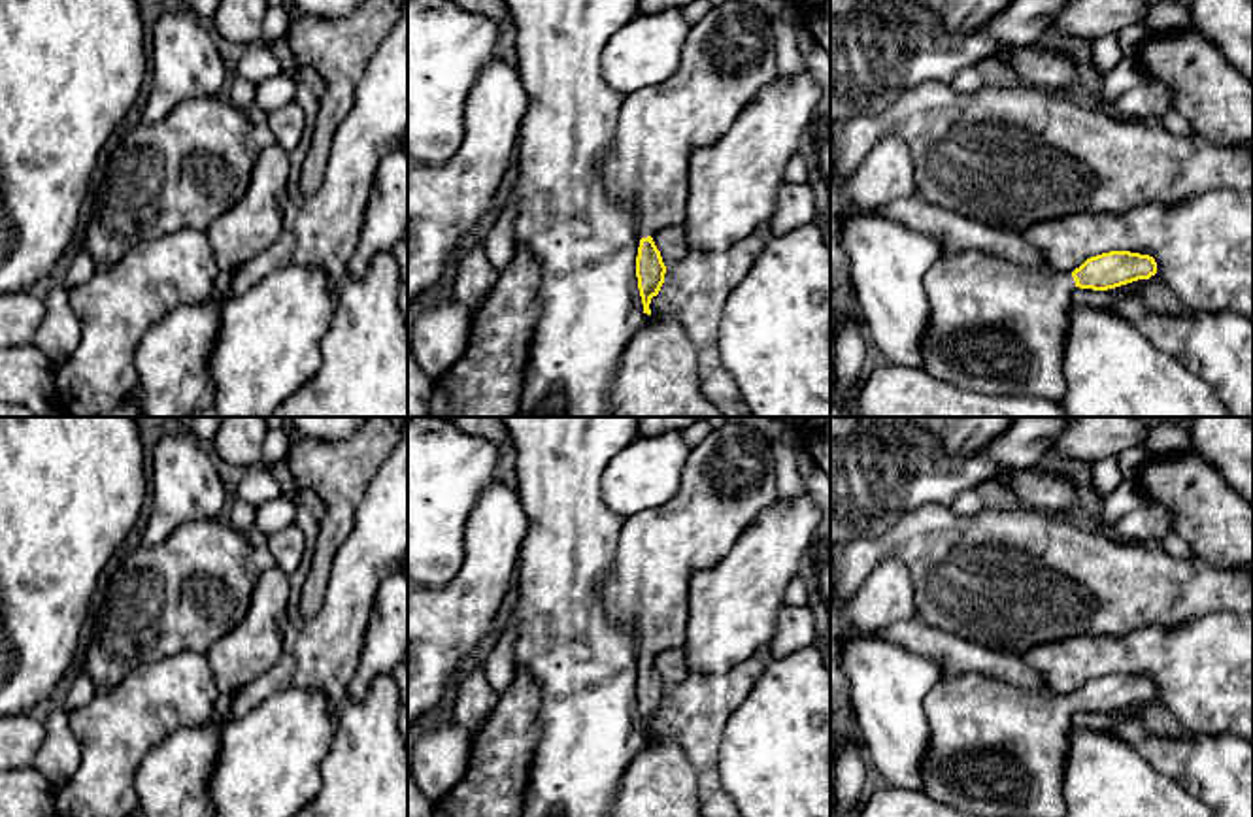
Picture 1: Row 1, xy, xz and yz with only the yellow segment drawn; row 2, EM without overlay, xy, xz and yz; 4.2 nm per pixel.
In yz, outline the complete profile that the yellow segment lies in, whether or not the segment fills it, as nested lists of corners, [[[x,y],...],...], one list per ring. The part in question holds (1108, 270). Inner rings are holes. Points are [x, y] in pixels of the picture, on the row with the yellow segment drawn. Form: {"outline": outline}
{"outline": [[[1110,251],[1087,258],[1072,274],[1023,268],[985,253],[942,255],[925,275],[930,319],[923,338],[928,377],[985,396],[1036,396],[1059,402],[1068,309],[1076,287],[1108,291],[1157,274],[1149,255]]]}

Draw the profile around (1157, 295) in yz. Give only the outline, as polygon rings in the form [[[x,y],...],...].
[[[1151,275],[1149,279],[1132,281],[1144,302],[1149,309],[1159,313],[1196,313],[1191,306],[1187,306],[1159,275]]]

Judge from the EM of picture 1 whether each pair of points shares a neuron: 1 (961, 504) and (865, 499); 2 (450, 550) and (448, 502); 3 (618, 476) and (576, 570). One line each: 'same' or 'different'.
1: different
2: same
3: different

